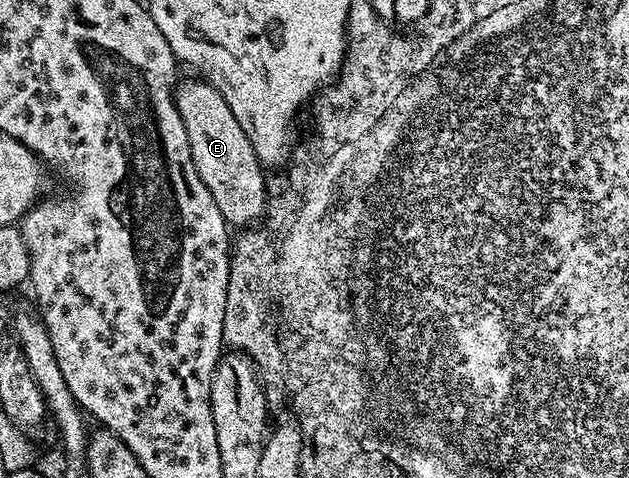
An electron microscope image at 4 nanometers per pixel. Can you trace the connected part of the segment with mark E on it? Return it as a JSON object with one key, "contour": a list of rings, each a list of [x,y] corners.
{"contour":[[[179,80],[174,90],[174,102],[180,111],[180,119],[184,119],[184,131],[188,131],[192,163],[204,187],[212,191],[212,199],[216,199],[216,207],[220,207],[220,215],[224,215],[227,226],[253,226],[265,214],[268,204],[262,160],[256,155],[252,143],[248,143],[244,127],[236,123],[232,107],[224,103],[224,95],[213,89],[209,81],[197,80]]]}

